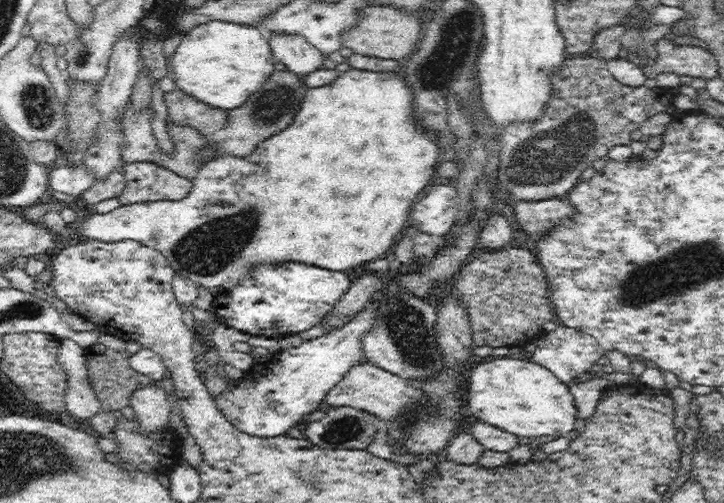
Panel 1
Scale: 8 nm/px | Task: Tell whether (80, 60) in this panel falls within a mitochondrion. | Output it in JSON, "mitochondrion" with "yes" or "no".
{"mitochondrion":"yes"}

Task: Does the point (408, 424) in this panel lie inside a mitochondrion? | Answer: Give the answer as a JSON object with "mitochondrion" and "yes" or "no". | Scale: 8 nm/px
{"mitochondrion":"yes"}

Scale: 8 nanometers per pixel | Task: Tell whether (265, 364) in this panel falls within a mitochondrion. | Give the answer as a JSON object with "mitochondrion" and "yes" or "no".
{"mitochondrion":"no"}

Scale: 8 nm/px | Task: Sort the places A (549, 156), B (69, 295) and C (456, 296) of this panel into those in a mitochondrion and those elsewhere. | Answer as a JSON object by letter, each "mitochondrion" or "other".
{"A":"mitochondrion","B":"other","C":"other"}

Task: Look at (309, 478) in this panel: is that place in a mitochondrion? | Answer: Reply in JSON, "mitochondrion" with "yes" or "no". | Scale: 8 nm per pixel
{"mitochondrion":"yes"}

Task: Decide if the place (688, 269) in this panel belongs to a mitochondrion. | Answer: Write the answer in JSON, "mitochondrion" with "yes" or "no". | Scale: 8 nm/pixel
{"mitochondrion":"yes"}

